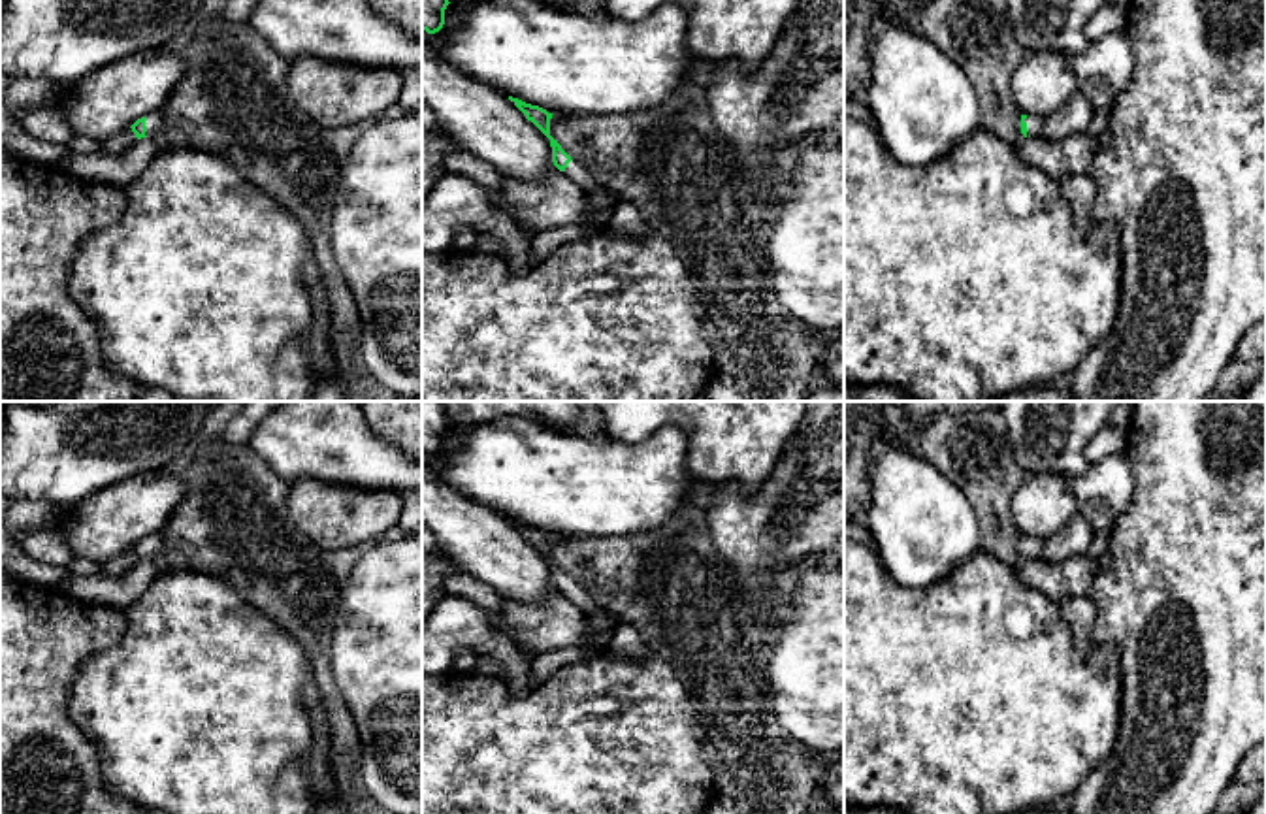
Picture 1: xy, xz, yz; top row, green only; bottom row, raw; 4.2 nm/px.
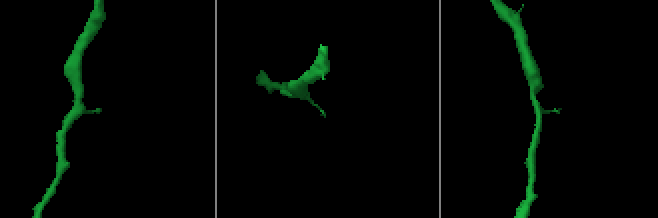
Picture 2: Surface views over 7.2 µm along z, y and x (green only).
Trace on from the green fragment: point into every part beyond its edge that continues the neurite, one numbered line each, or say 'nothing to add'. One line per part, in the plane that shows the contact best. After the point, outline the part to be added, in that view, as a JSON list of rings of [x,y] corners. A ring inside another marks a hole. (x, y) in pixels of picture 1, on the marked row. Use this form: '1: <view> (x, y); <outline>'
1: yz (1035, 123); [[[1027,115],[1025,122],[1027,122],[1027,138],[1040,138],[1042,130],[1044,130],[1044,121],[1046,117],[1040,115]]]

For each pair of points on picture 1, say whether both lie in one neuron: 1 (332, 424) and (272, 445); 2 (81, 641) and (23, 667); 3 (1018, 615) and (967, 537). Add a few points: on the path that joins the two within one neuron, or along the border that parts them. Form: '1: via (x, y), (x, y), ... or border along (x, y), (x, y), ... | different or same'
1: via (317, 432), (287, 439) | same
2: via (66, 641), (49, 641), (38, 652) | same
3: border along (978, 547), (942, 579) | different

